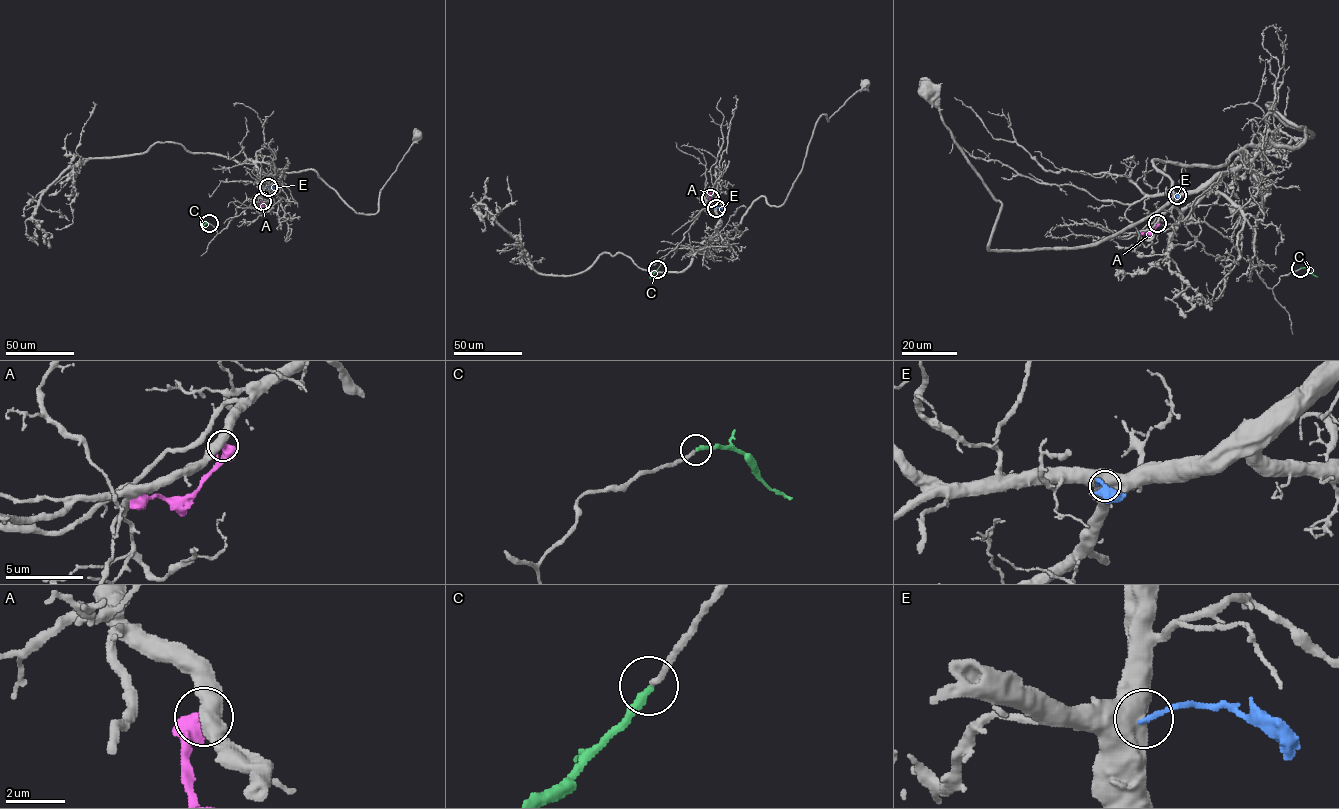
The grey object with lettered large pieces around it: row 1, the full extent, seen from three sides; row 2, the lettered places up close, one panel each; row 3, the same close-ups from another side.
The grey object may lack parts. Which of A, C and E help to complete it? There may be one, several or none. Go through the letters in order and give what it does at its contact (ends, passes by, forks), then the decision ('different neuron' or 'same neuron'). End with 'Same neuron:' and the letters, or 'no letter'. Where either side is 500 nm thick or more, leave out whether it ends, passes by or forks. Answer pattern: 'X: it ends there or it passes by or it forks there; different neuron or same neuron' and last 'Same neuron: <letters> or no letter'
A: different neuron
C: it ends there; same neuron
E: different neuron
Same neuron: C

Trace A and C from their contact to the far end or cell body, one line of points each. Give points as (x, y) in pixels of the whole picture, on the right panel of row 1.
A: (1157, 223), (1151, 232), (1140, 234)
C: (1300, 268), (1307, 267), (1317, 277)

